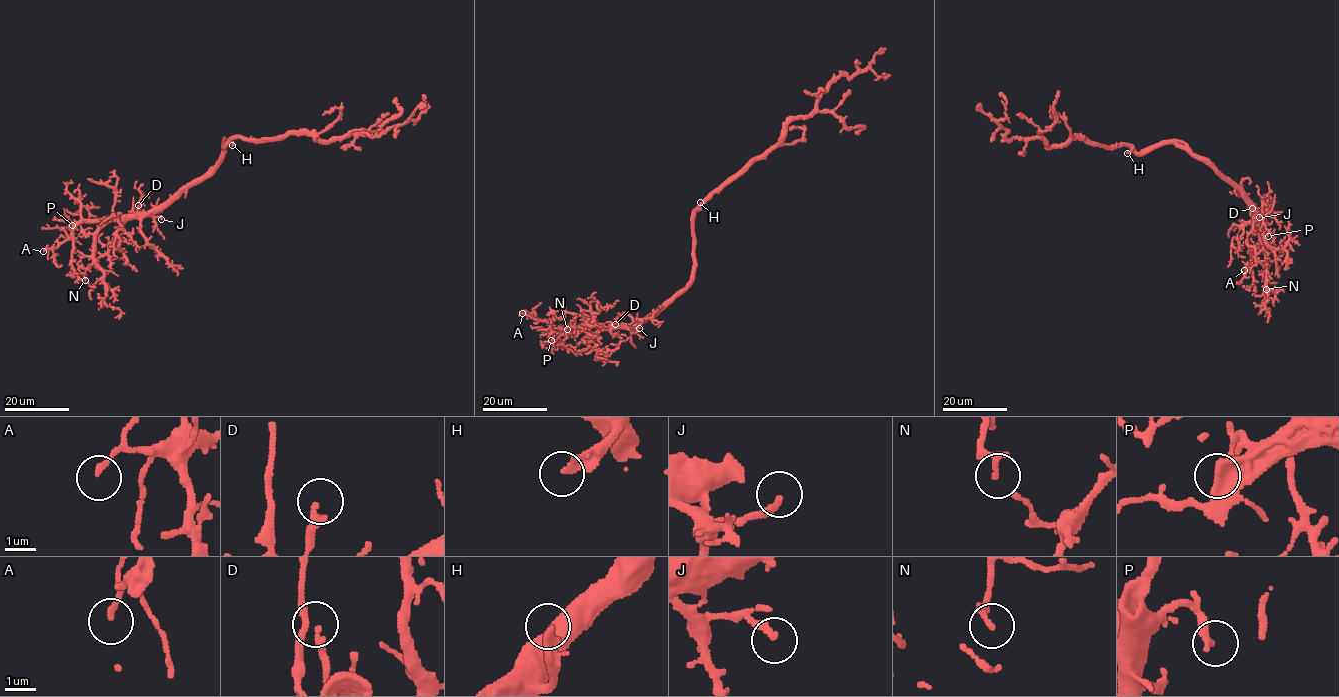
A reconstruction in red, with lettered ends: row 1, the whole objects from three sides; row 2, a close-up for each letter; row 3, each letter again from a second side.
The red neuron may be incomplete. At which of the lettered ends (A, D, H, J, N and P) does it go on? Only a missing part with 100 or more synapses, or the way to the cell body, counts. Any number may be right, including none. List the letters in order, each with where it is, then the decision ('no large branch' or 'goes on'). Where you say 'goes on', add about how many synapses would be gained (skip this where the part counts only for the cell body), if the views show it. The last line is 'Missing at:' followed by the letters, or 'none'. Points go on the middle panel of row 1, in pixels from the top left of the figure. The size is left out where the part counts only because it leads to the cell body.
A: at (522, 313); no large branch
D: at (615, 324); no large branch
H: at (700, 202); goes on
J: at (639, 328); no large branch
N: at (567, 329); no large branch
P: at (551, 340); no large branch
Missing at: H

